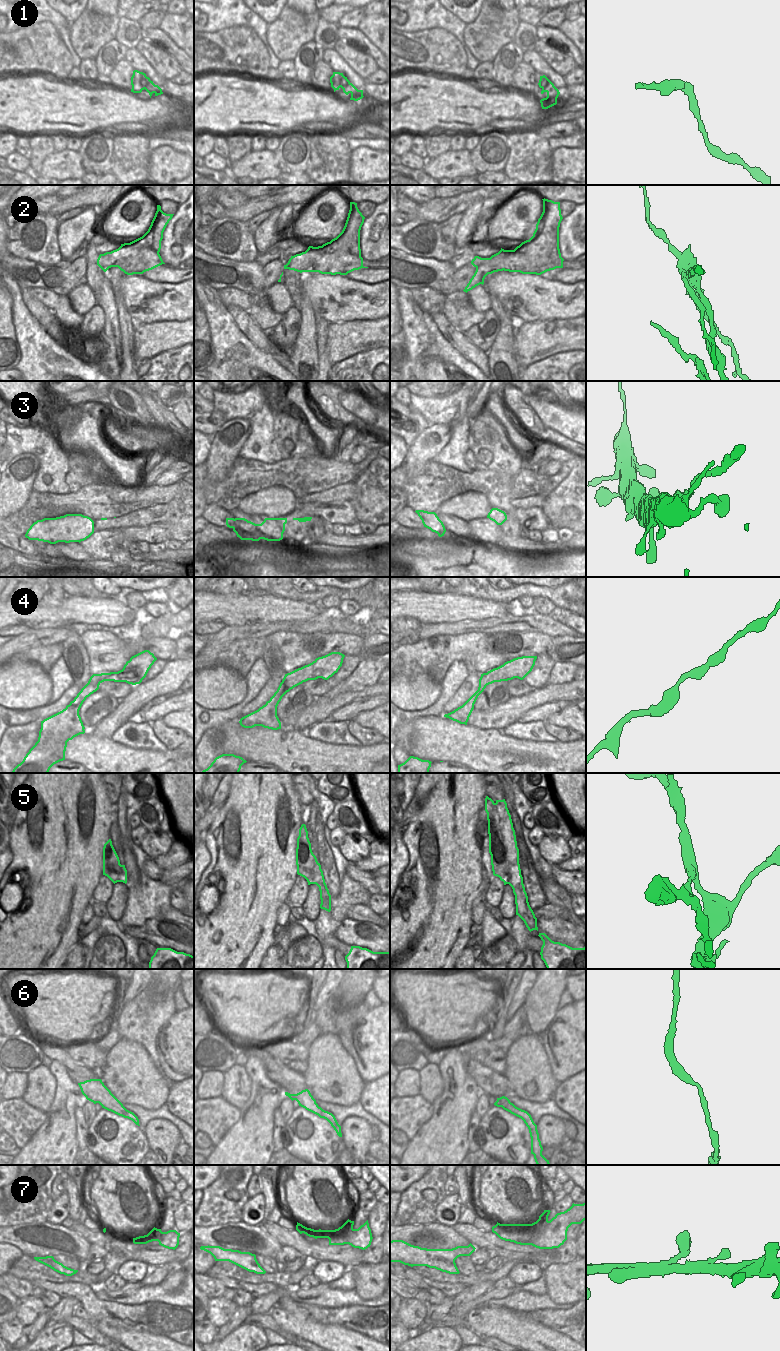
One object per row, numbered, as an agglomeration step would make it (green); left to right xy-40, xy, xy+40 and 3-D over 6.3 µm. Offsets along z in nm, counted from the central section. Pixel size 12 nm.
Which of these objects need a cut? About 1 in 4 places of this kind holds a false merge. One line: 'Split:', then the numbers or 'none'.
Split: 2, 3, 5.

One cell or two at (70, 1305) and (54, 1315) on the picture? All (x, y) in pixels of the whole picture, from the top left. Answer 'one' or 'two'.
one

